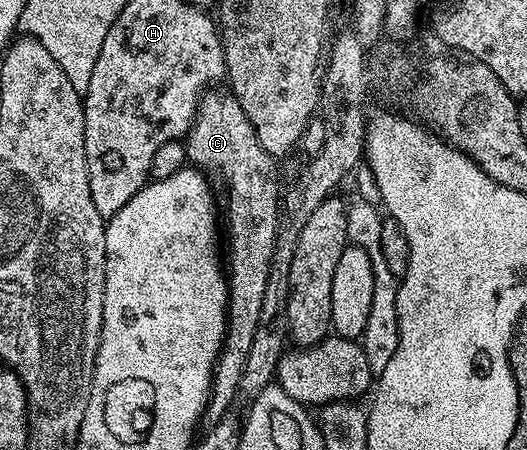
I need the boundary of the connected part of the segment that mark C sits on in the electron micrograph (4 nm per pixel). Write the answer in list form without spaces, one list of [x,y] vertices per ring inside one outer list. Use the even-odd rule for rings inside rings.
[[[217,86],[201,93],[193,125],[189,128],[189,135],[184,141],[185,154],[190,165],[209,174],[222,172],[226,182],[229,183],[229,256],[227,252],[229,321],[225,324],[225,340],[221,344],[221,353],[217,356],[217,365],[213,367],[213,386],[209,403],[205,406],[203,420],[209,426],[225,419],[232,409],[229,407],[233,404],[233,398],[238,397],[243,378],[243,366],[247,366],[256,327],[259,326],[259,312],[262,309],[264,294],[271,288],[269,267],[273,264],[273,256],[275,260],[277,229],[283,213],[281,205],[283,184],[281,186],[281,176],[277,173],[278,161],[271,154],[267,154],[263,146],[259,146],[259,138],[255,138],[255,128],[251,126],[251,122],[247,122],[247,114],[243,114],[243,106],[239,106],[232,91],[222,88]]]

